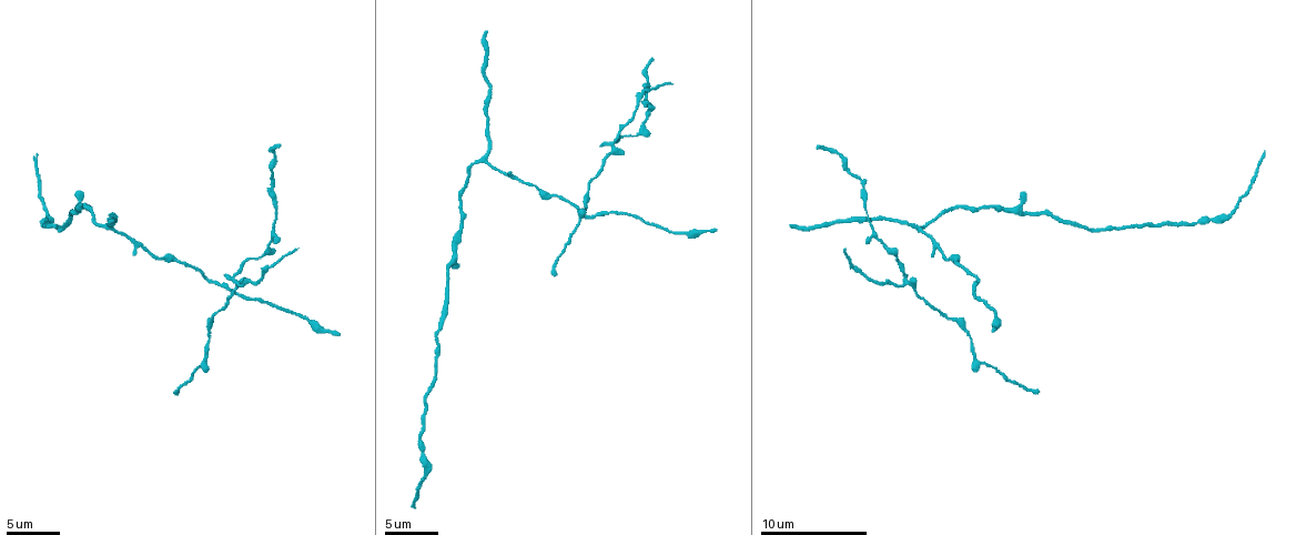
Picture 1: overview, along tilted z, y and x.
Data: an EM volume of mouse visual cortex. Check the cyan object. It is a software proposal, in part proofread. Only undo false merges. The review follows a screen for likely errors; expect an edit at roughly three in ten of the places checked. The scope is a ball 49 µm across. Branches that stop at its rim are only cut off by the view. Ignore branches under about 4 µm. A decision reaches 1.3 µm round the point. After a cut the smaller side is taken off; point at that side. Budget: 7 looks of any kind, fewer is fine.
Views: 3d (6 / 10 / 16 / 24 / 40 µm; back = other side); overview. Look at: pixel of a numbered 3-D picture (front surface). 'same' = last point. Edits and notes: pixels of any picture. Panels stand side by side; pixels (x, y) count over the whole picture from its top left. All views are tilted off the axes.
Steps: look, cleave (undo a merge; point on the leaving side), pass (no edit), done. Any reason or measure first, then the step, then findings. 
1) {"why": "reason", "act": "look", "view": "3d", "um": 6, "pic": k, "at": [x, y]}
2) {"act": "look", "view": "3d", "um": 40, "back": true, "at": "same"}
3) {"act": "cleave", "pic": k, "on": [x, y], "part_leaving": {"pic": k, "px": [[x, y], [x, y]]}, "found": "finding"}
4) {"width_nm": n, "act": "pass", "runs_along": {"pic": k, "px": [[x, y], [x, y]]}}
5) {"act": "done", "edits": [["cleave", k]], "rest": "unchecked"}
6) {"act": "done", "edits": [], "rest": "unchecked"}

{"why": "arms part here", "act": "look", "view": "3d", "um": 10, "pic": 1, "at": [484, 161]}

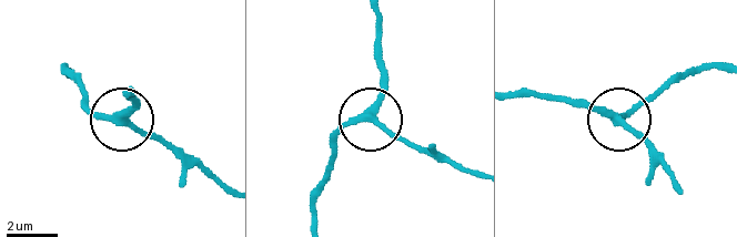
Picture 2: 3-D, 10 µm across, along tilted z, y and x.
{"width_nm": 270, "act": "pass", "runs_along": {"pic": 2, "px": [[405, 137], [382, 132], [370, 113], [382, 81], [382, 39]]}, "found": "all the same neuron"}

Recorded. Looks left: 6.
{"why": "sudden change in width", "act": "look", "view": "3d", "um": 10, "pic": 1, "at": [874, 219]}

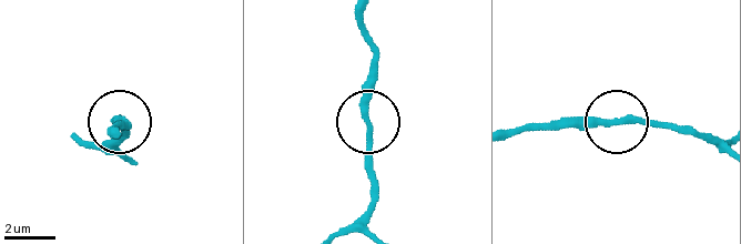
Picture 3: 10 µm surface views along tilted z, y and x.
{"act": "look", "view": "3d", "um": 10, "back": true, "pic": 3, "at": [615, 120]}

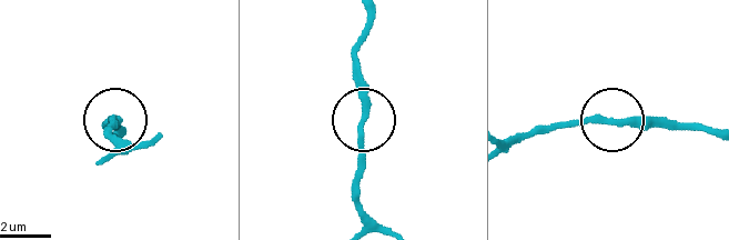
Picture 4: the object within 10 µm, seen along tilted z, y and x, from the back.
{"act": "pass", "found": "one neuron here"}

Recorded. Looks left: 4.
{"why": "four or more arms meet", "act": "look", "view": "3d", "um": 16, "pic": 1, "at": [903, 283]}

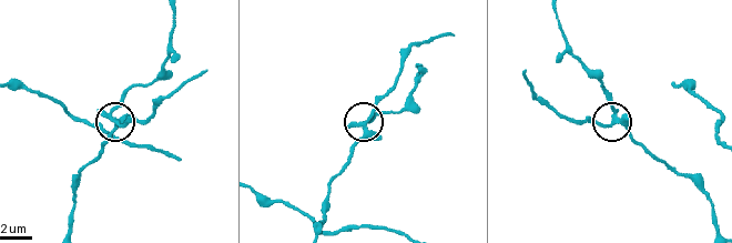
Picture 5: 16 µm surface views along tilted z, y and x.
{"act": "look", "view": "3d", "um": 6, "pic": 5, "at": [362, 124]}

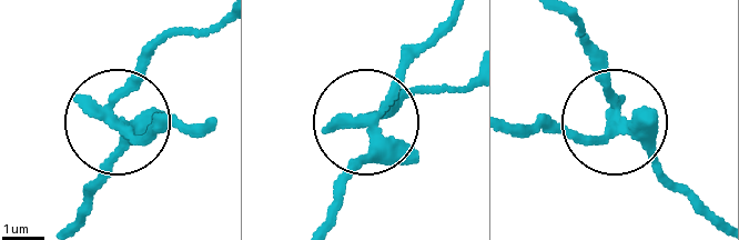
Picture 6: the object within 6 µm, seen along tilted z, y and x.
{"side_arm_um": 10, "act": "cleave", "pic": 6, "on": [149, 131], "part_leaving": {"pic": 6, "px": [[118, 124], [142, 134], [200, 129]]}, "found": "a second neuron is stuck on"}

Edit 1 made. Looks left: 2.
{"act": "done", "edits": [["cleave", 6]], "rest": "unchecked"}

